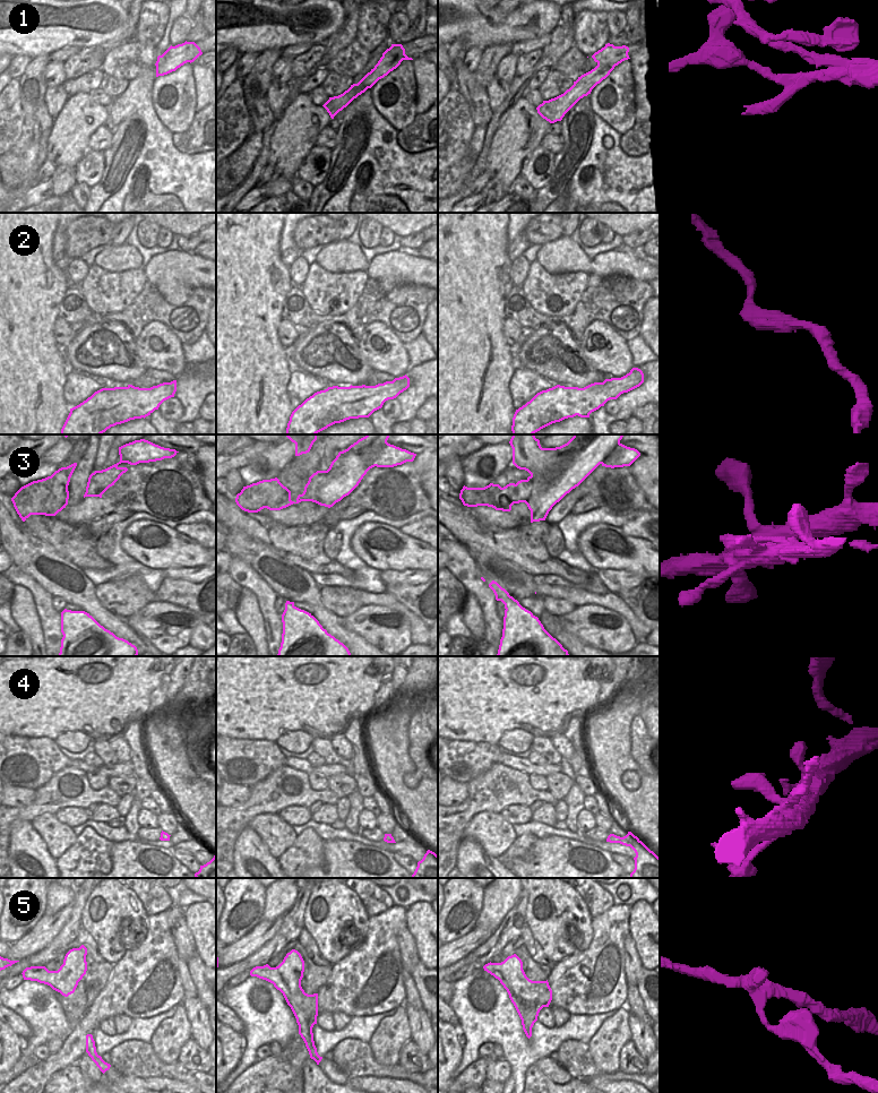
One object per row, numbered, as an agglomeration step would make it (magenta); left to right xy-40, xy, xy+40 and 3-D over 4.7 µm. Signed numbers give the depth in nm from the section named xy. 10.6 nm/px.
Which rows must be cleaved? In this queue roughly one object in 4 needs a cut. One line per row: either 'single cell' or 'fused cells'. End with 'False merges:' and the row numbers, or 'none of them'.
1: fused cells
2: single cell
3: fused cells
4: single cell
5: single cell
False merges: 1, 3

